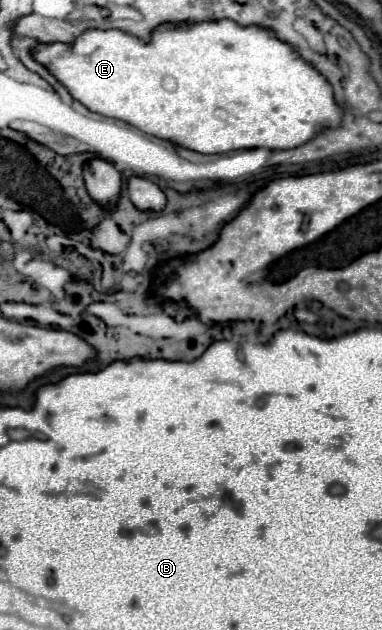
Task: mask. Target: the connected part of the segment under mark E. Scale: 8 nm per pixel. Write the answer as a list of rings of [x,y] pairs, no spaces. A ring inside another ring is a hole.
[[[228,18],[190,22],[190,24],[184,24],[184,22],[164,22],[164,24],[156,26],[150,32],[150,40],[148,42],[142,42],[140,38],[136,38],[136,36],[124,32],[124,30],[118,30],[118,28],[108,28],[108,30],[88,28],[72,44],[64,44],[64,42],[50,42],[50,44],[46,44],[46,42],[38,42],[32,48],[30,54],[32,54],[32,58],[38,64],[46,66],[46,70],[60,84],[64,84],[68,88],[72,98],[78,100],[80,104],[84,104],[90,112],[102,114],[106,118],[116,118],[116,120],[128,122],[128,124],[136,126],[138,130],[142,130],[142,132],[146,132],[150,136],[174,142],[174,144],[178,144],[182,148],[188,148],[188,150],[194,150],[194,152],[200,152],[200,154],[226,154],[226,152],[242,150],[242,148],[270,148],[270,150],[298,148],[298,146],[310,142],[320,130],[324,130],[324,128],[338,128],[340,122],[342,122],[342,116],[344,116],[344,110],[336,104],[332,84],[310,62],[306,62],[292,44],[282,42],[274,34],[274,30],[270,30],[270,28],[262,28],[262,26],[254,26],[254,24],[252,26],[240,26],[240,24],[236,24],[234,20],[228,20]],[[162,80],[176,80],[176,88],[174,90],[166,90],[162,86]]]

